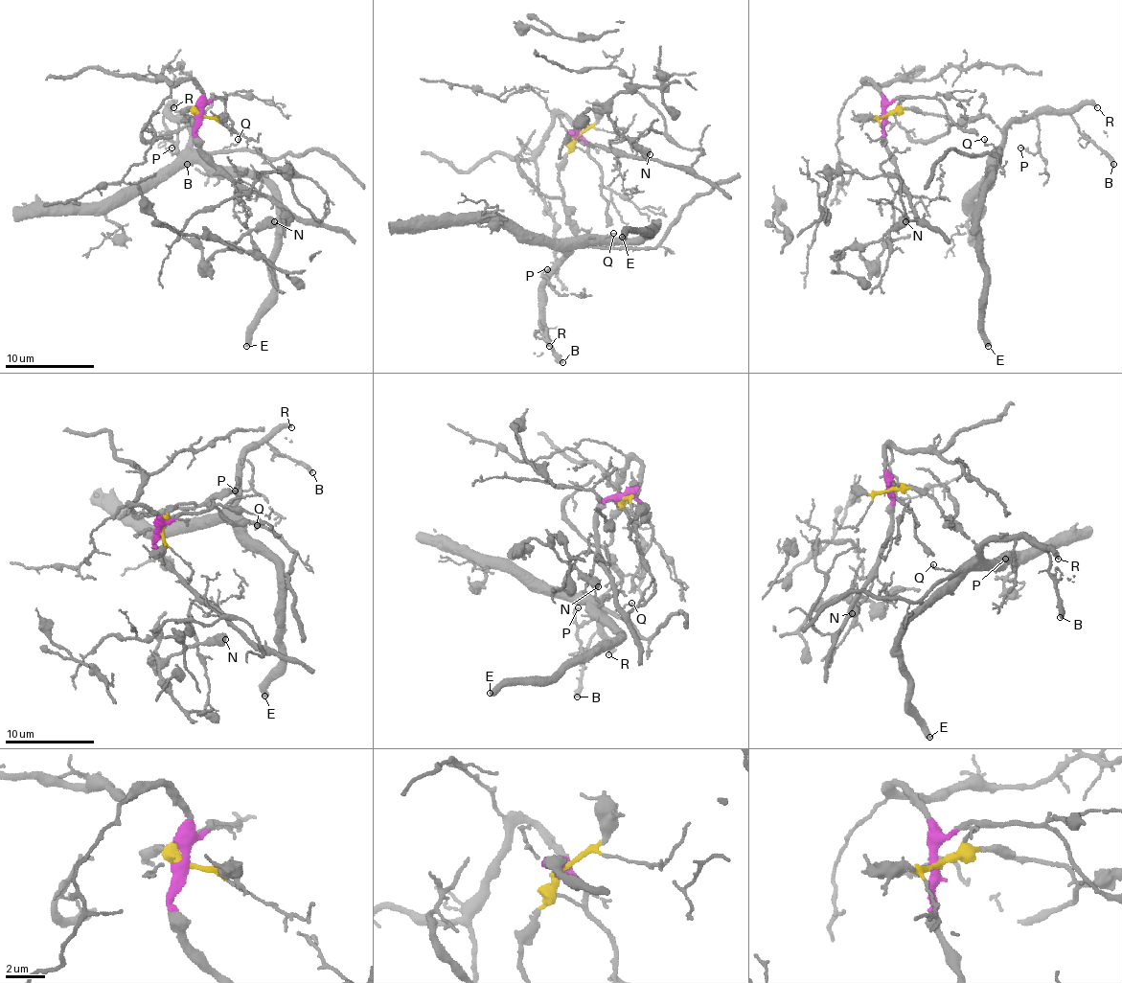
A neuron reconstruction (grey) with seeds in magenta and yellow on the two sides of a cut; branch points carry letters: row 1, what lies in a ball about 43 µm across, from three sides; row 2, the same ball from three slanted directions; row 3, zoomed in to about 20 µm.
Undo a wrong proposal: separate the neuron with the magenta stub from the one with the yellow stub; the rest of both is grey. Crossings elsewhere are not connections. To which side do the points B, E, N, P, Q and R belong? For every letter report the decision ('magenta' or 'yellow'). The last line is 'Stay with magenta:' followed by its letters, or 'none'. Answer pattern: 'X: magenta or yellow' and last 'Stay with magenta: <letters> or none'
B: yellow
E: yellow
N: magenta
P: yellow
Q: yellow
R: yellow
Stay with magenta: N

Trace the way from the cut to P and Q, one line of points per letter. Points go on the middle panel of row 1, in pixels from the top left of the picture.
P: (577, 134), (567, 161), (559, 172), (574, 241), (547, 282), (554, 288), (543, 273), (547, 268)
Q: (577, 134), (567, 161), (559, 172), (565, 213), (574, 235), (567, 250), (577, 246), (599, 246), (614, 233)

